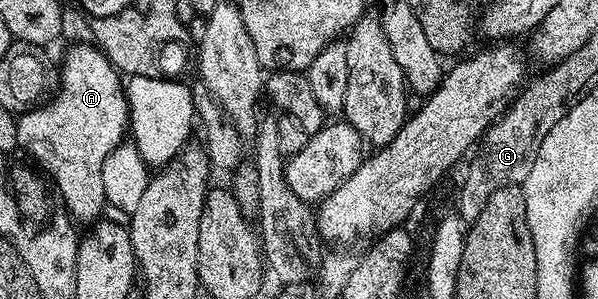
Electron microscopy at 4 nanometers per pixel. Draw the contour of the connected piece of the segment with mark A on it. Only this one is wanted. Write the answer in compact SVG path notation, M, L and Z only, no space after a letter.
M70 45L67 50L66 58L60 61L60 92L49 103L18 117L18 149L27 149L50 172L49 180L58 184L58 193L66 204L65 212L75 222L94 223L103 216L102 209L107 208L102 182L104 159L108 159L117 145L123 144L128 133L126 90L119 70L105 52L94 45Z

